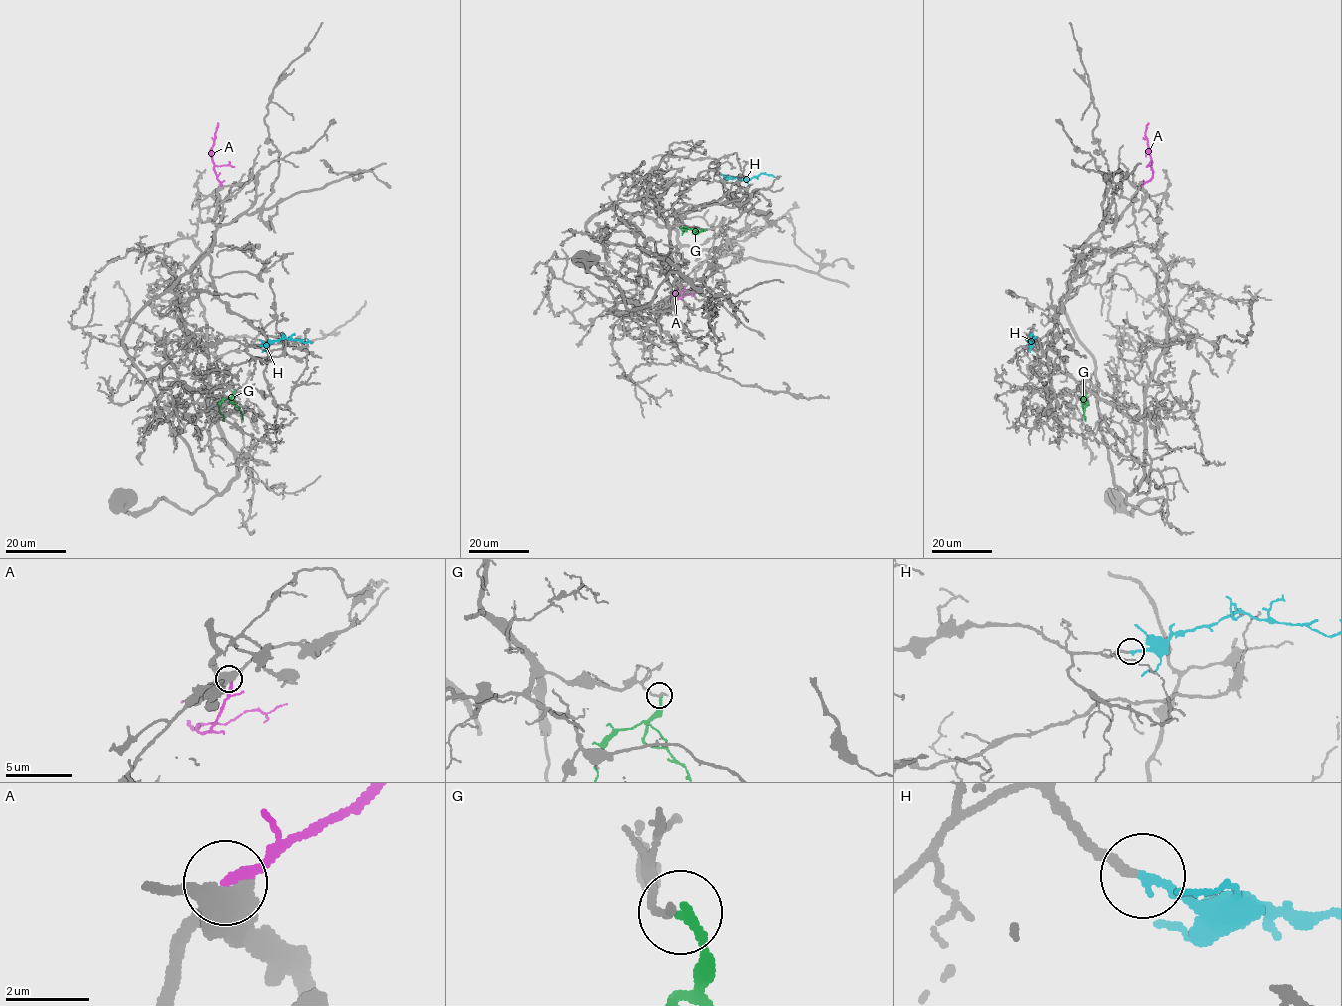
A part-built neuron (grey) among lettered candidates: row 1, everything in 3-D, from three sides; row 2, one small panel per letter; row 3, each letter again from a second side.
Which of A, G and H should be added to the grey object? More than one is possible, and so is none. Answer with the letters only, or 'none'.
H

